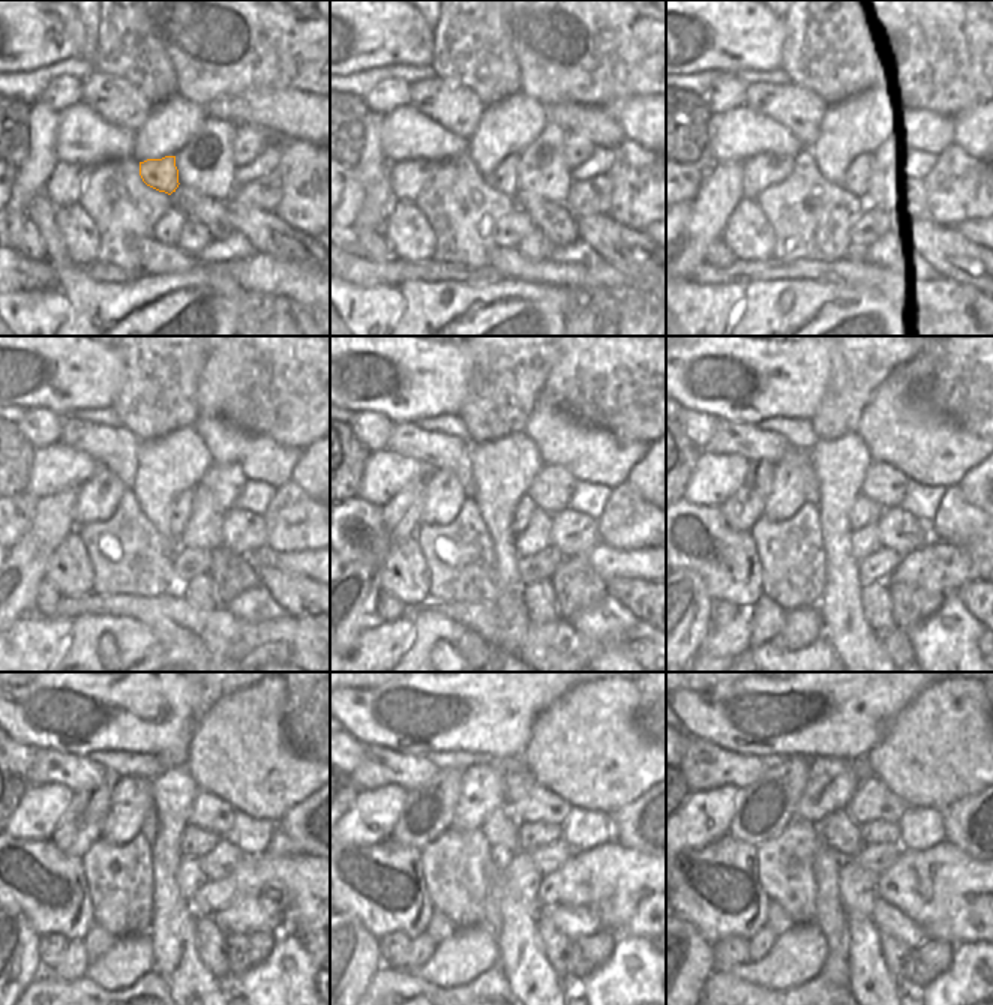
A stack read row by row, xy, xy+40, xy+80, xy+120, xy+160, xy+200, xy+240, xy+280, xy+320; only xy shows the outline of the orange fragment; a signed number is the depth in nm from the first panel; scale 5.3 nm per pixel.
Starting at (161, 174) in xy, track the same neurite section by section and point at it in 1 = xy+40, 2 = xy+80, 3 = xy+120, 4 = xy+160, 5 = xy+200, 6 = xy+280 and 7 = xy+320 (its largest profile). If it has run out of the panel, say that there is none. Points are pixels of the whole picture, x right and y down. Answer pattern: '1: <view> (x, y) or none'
1: xy+40 (504, 177)
2: xy+80 (857, 174)
3: xy+120 (183, 506)
4: xy+160 (525, 507)
5: xy+200 (864, 510)
6: xy+280 (531, 836)
7: xy+320 (878, 831)

